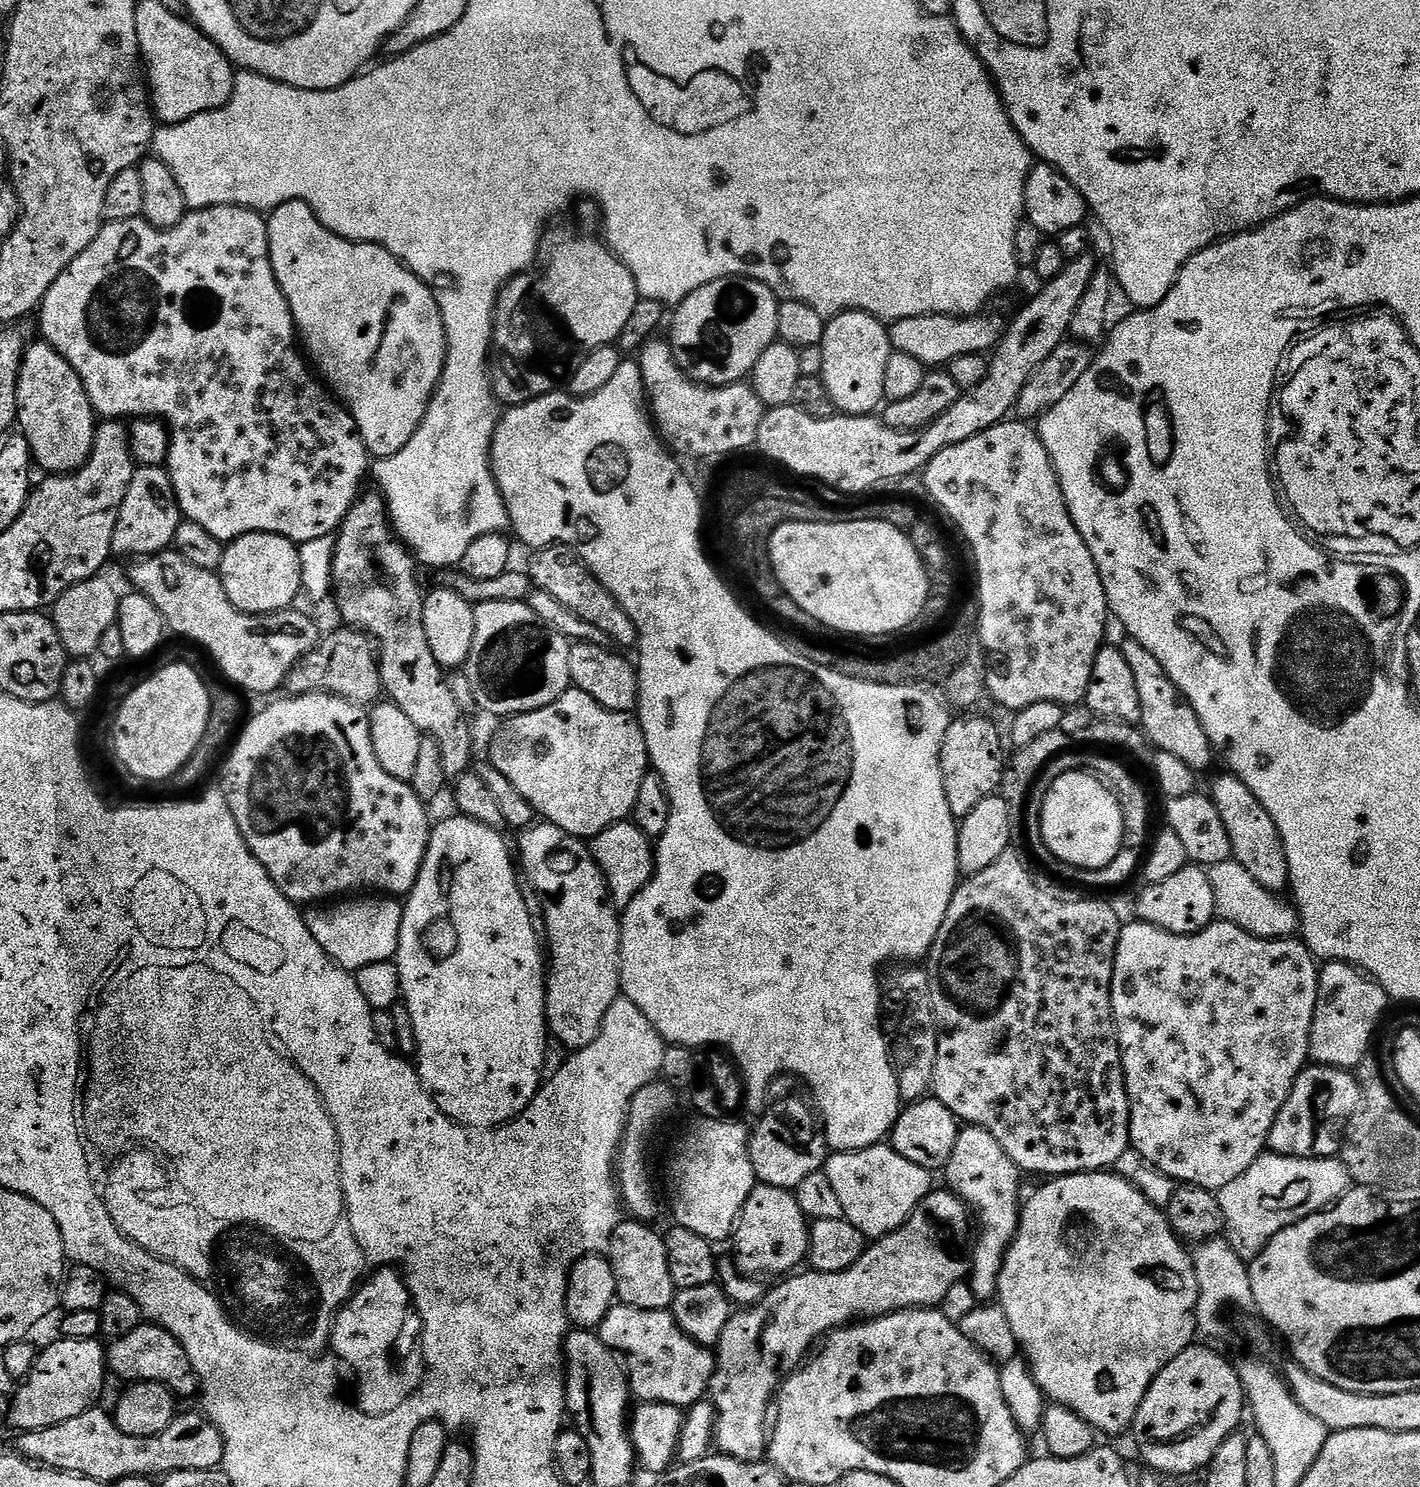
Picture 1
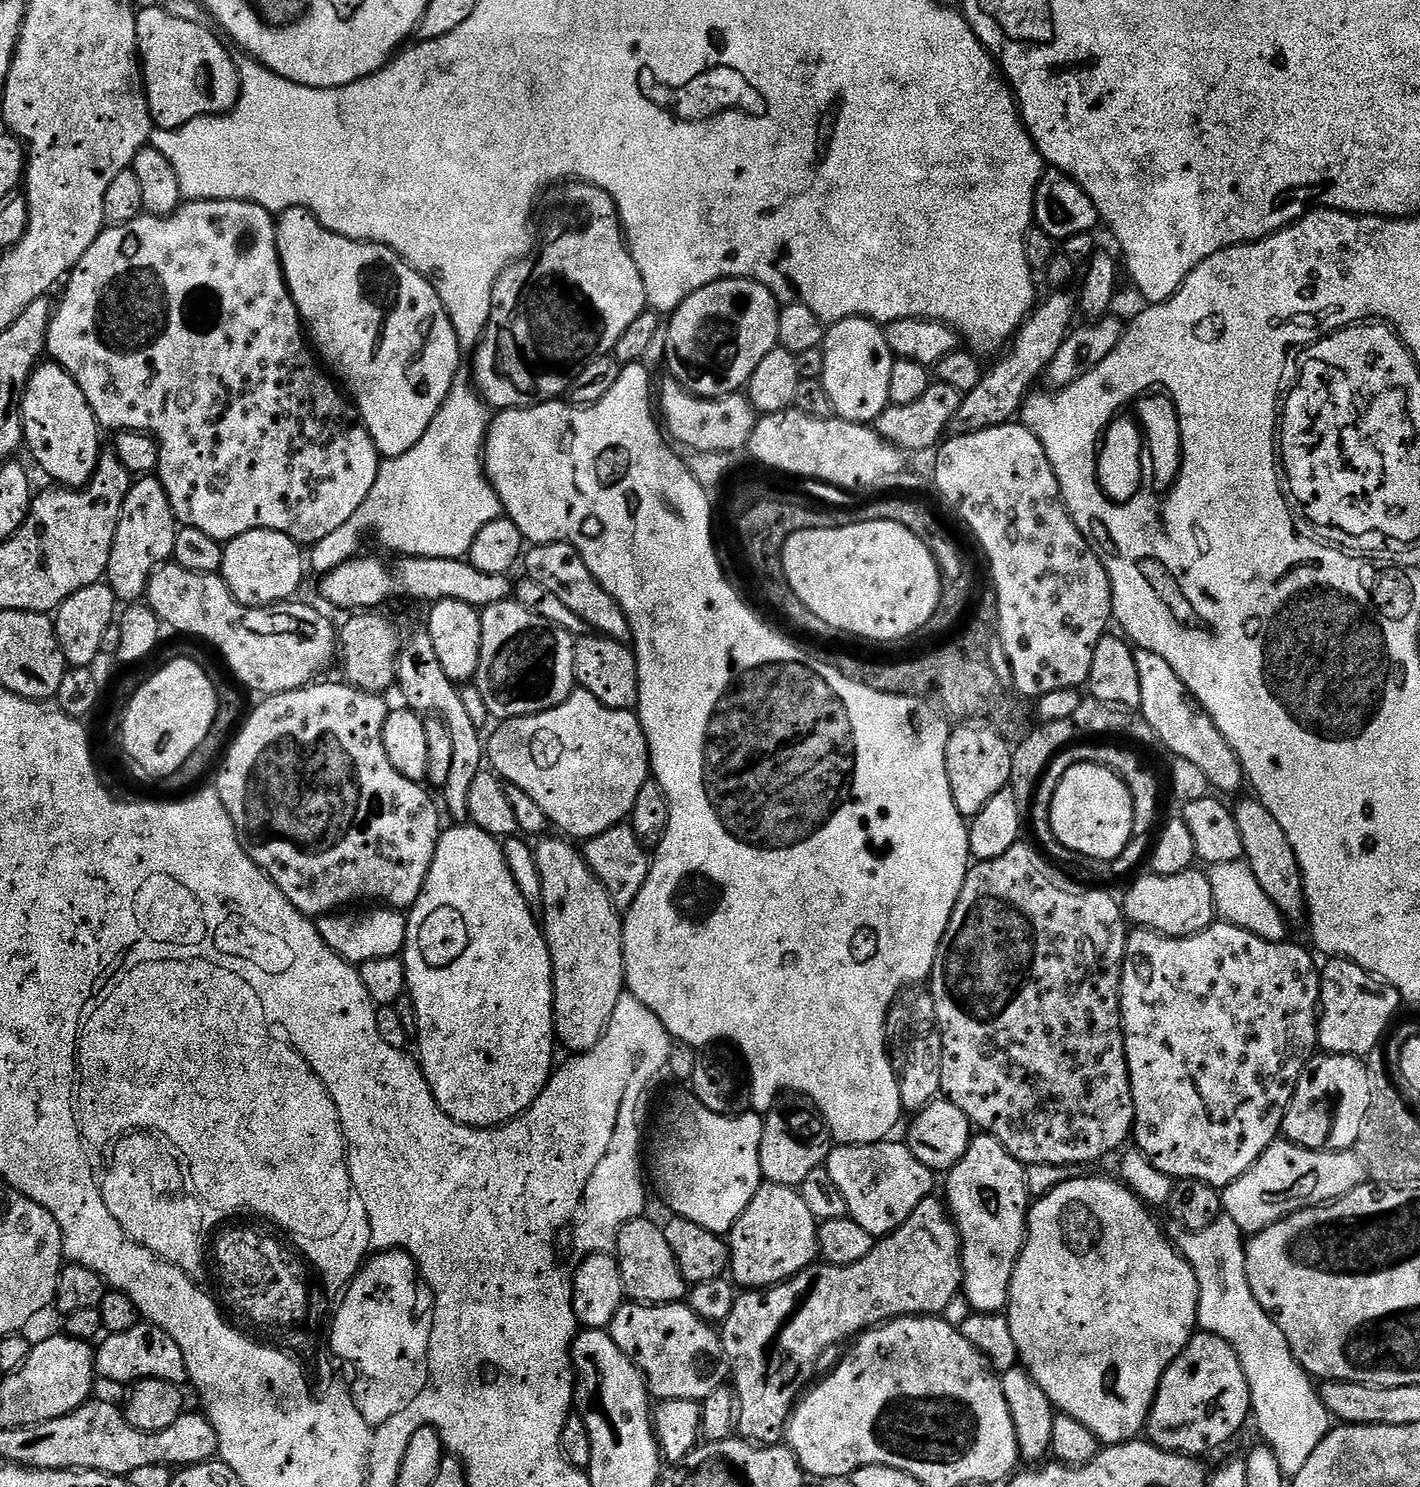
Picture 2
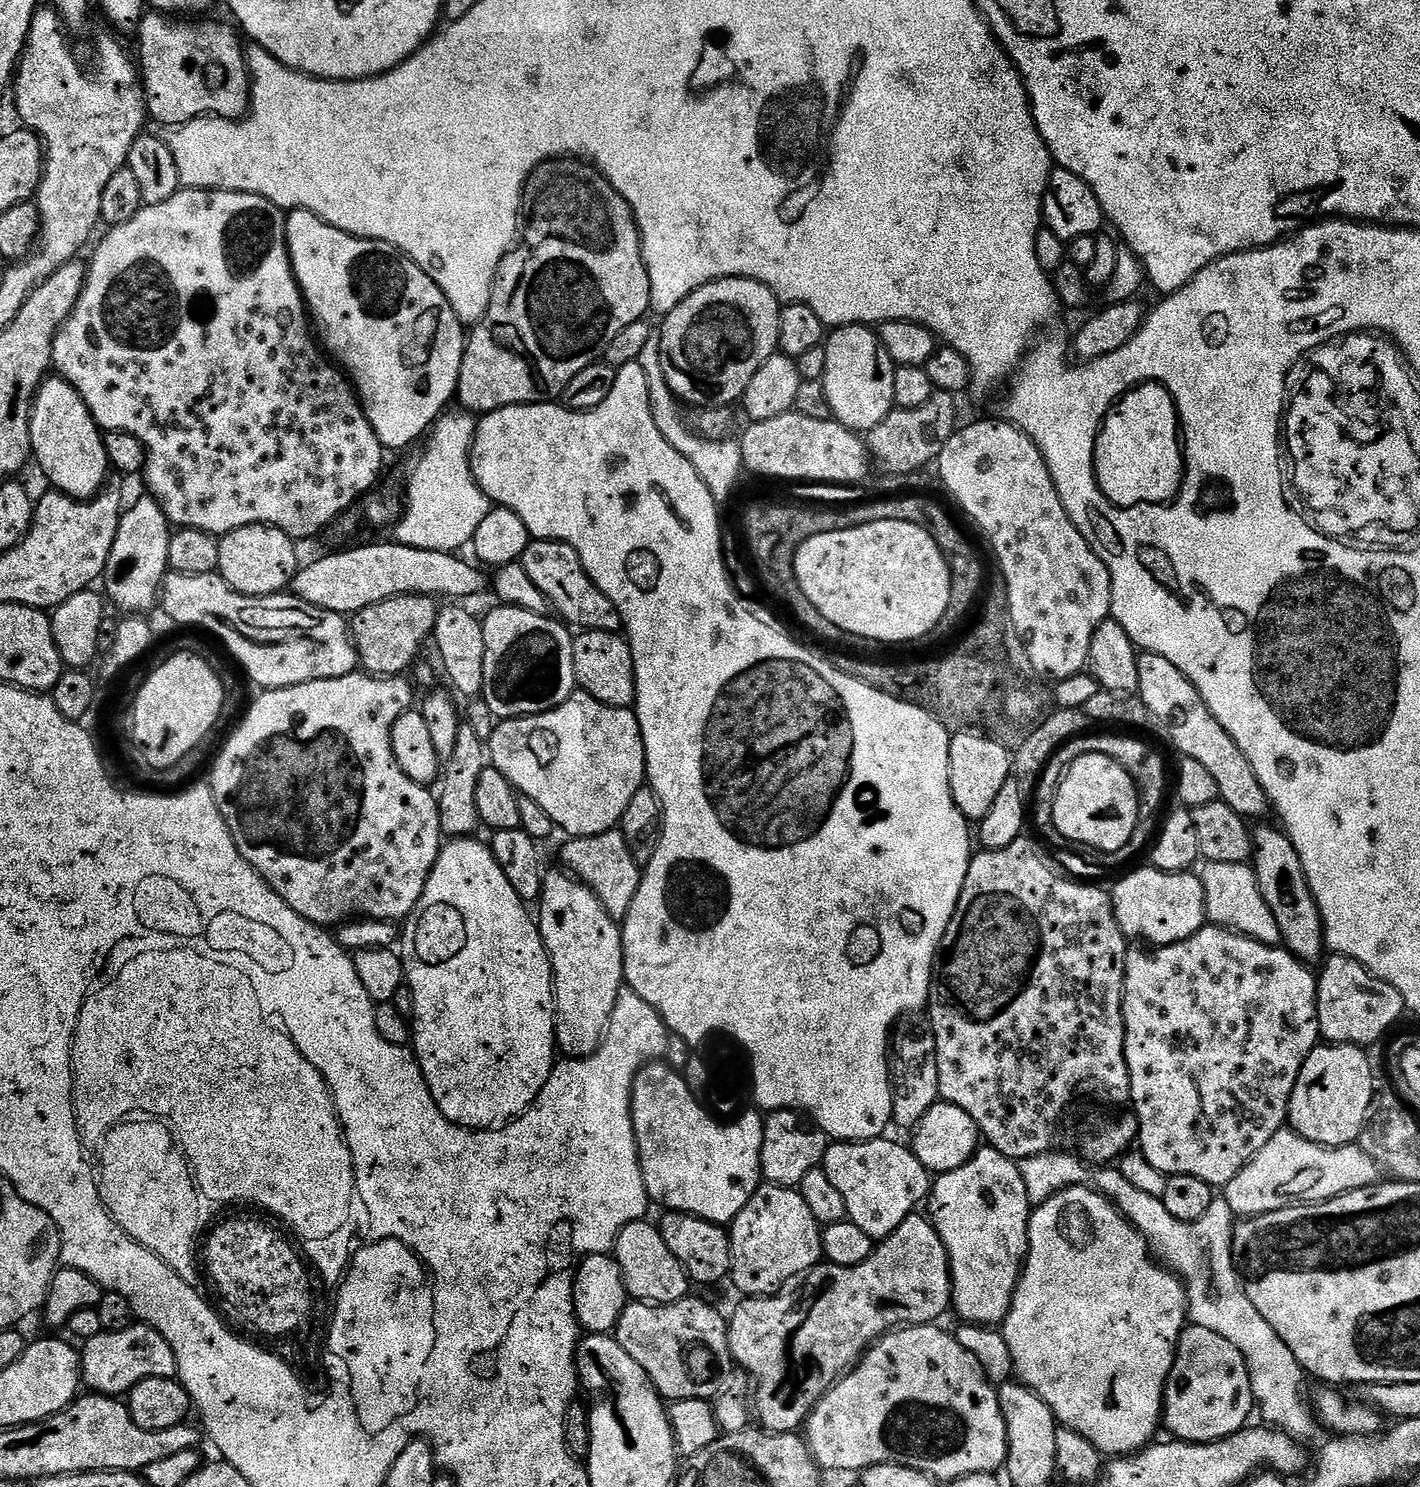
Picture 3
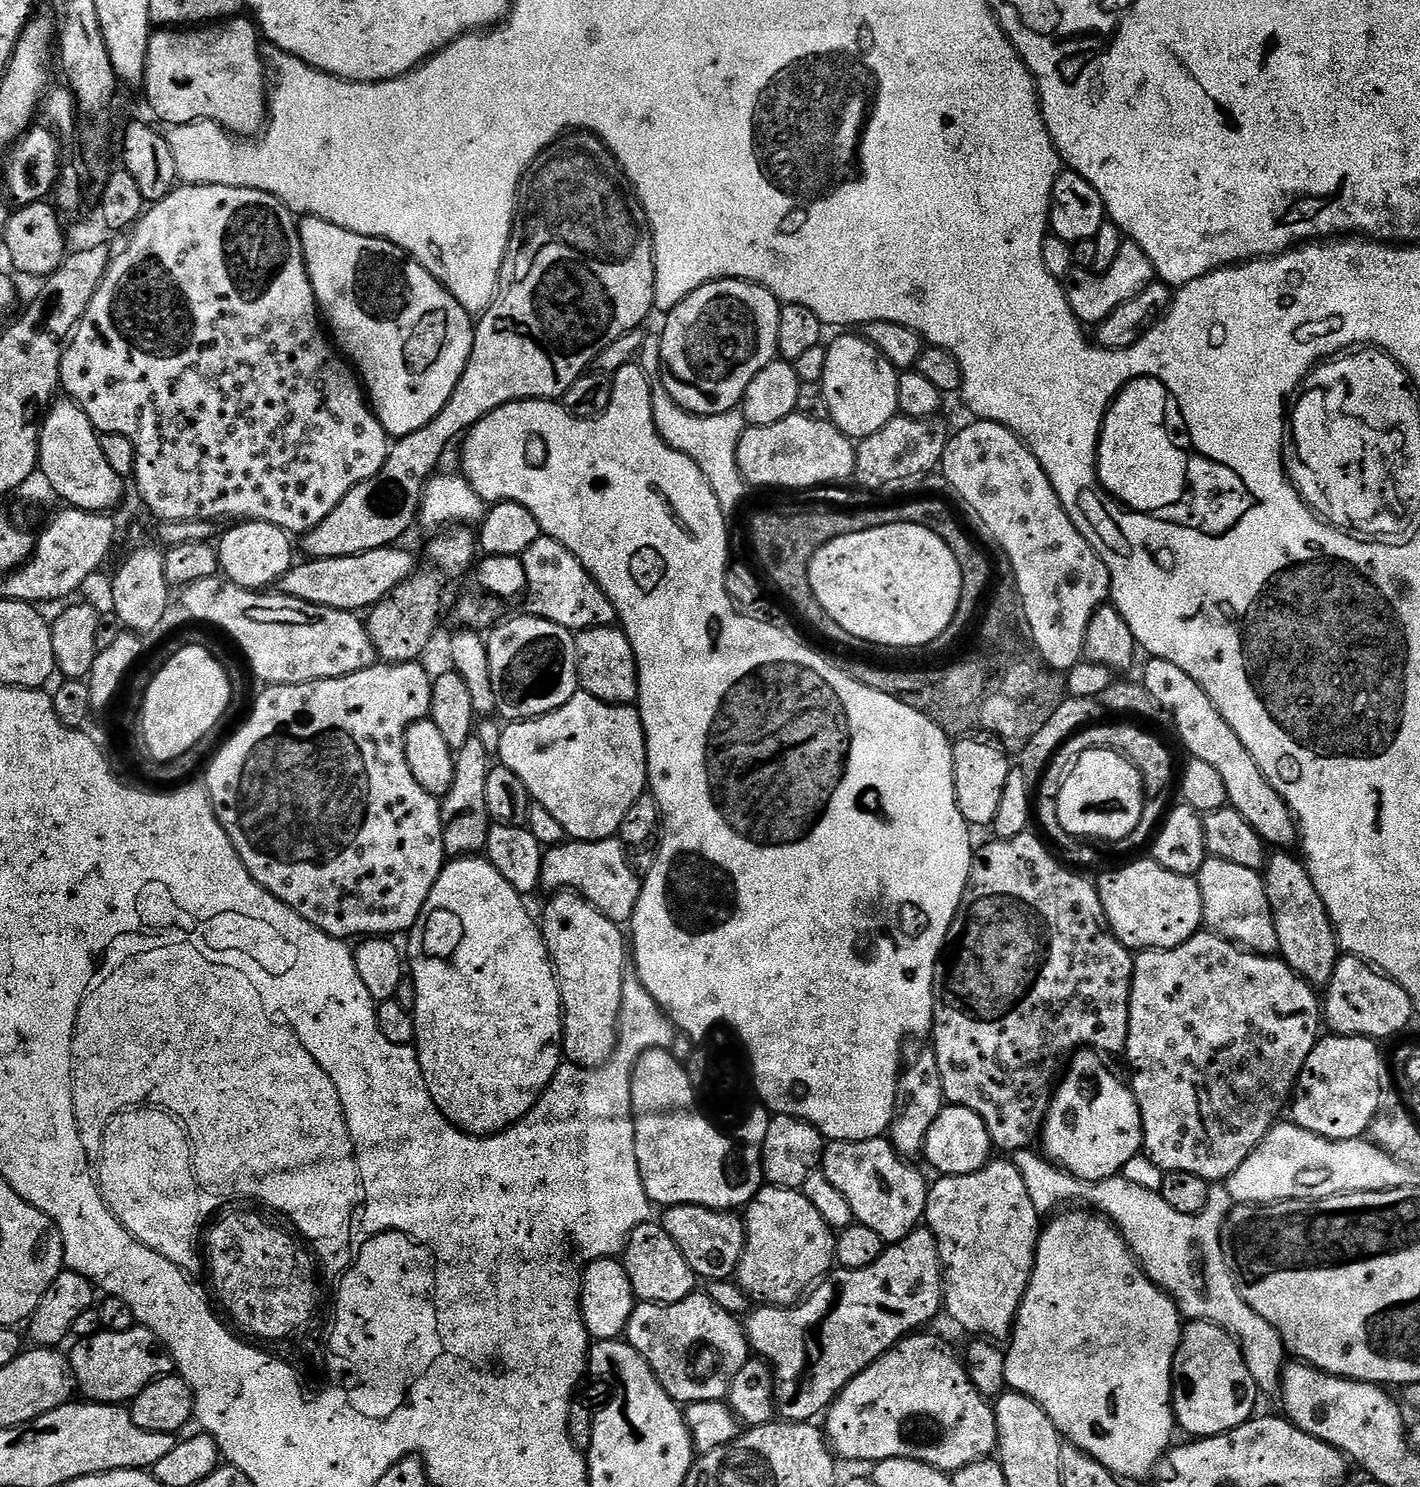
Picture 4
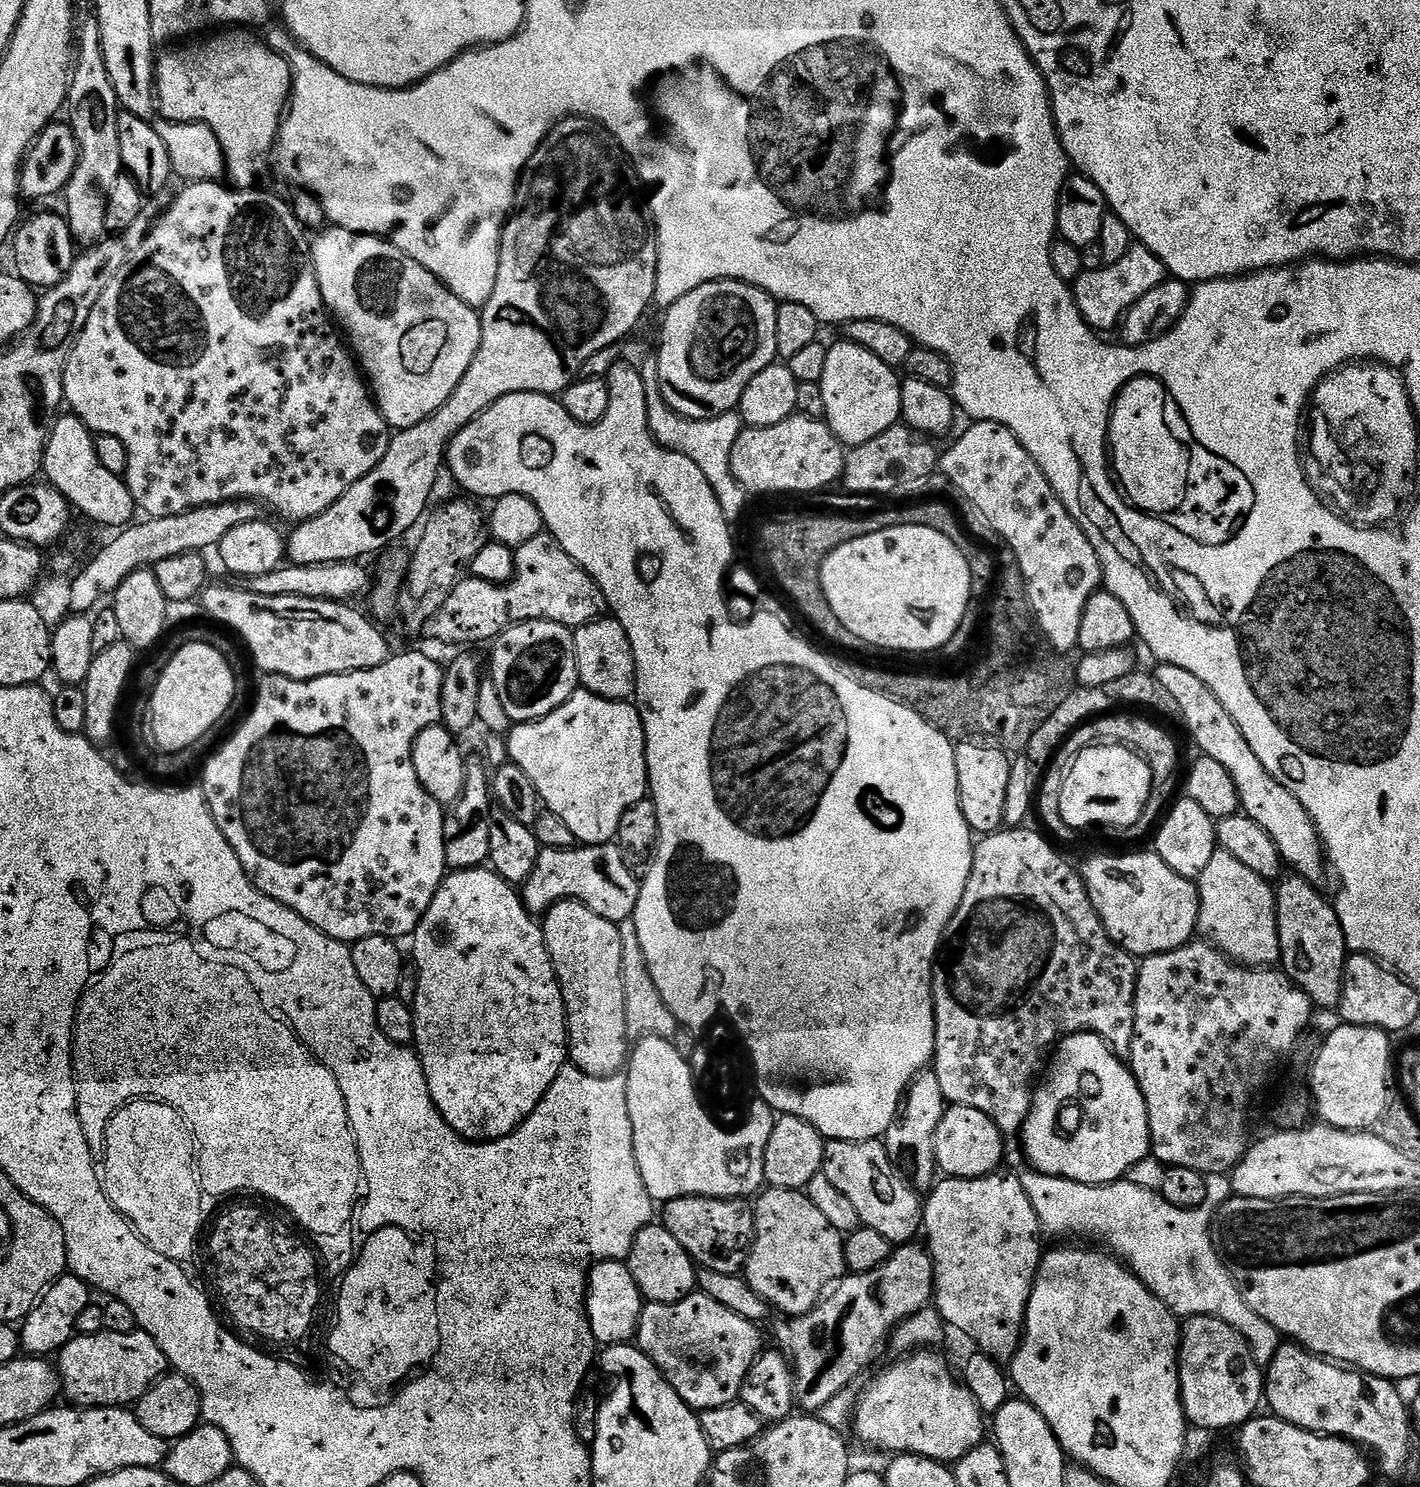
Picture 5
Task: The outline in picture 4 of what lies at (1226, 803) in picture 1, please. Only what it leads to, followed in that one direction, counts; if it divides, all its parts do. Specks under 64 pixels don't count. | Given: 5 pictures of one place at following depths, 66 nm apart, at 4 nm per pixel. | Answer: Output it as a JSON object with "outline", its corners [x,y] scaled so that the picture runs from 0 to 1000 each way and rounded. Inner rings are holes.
{"outline":[[[907,572],[896,572],[889,587],[897,625],[900,625],[901,642],[922,662],[935,663],[945,642],[944,634],[941,633],[937,615],[923,590],[920,580],[910,574]]]}

